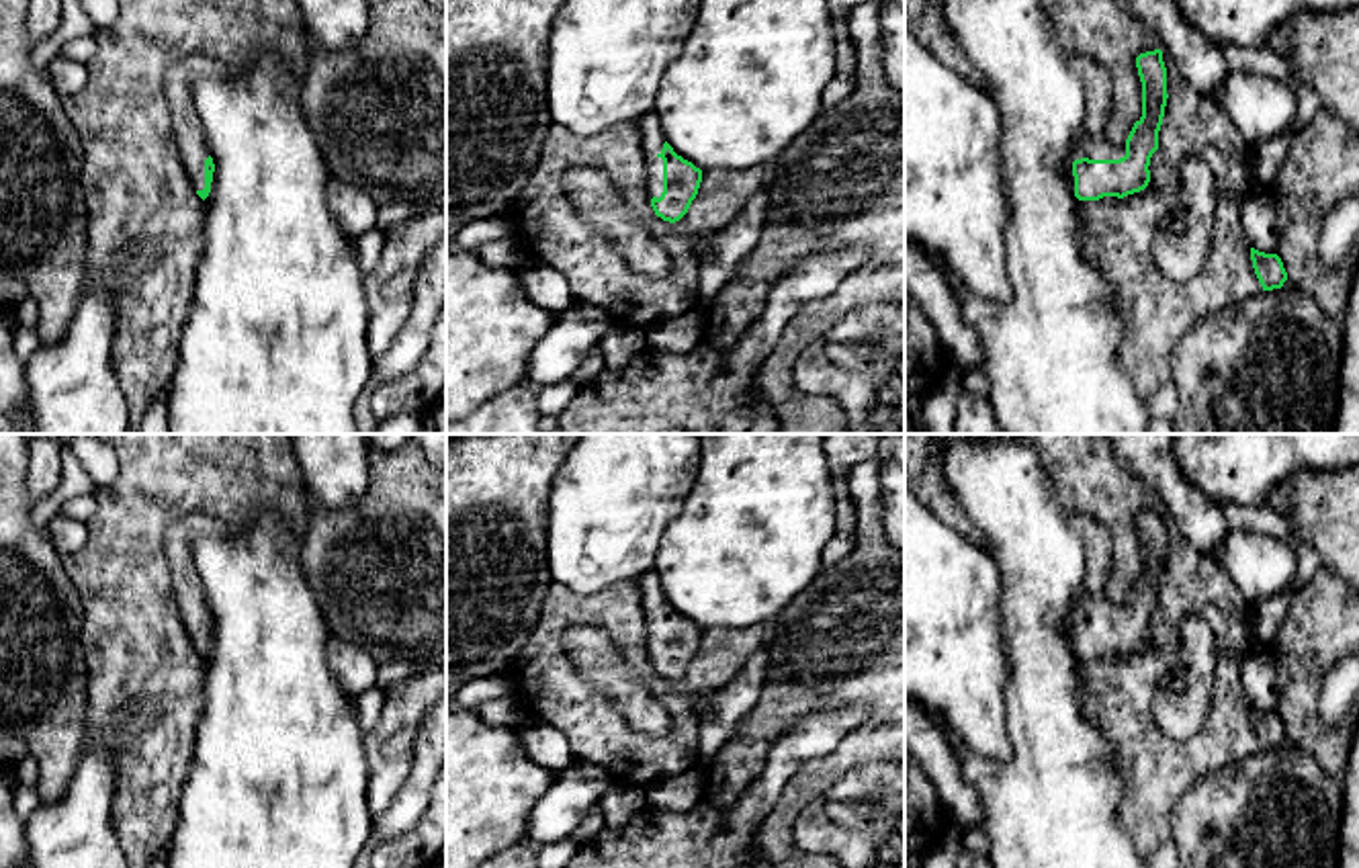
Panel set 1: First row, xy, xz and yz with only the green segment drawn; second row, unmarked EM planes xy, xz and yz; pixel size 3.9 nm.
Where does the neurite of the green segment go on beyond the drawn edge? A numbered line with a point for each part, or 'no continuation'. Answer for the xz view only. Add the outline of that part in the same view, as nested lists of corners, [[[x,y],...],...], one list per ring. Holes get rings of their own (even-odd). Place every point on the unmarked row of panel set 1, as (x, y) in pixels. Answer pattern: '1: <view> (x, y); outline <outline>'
1: xz (651, 598); outline [[[651,569],[637,579],[641,588],[641,606],[645,614],[645,647],[649,657],[661,655],[663,651],[663,618],[659,616],[665,596],[661,594],[661,579]]]

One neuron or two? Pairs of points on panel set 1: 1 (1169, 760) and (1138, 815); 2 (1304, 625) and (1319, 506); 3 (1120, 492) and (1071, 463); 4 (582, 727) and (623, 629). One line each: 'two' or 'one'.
1: one
2: two
3: one
4: one

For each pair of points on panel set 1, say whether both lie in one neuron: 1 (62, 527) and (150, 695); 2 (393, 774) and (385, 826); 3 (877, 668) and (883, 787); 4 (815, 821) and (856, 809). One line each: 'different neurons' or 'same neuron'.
1: different neurons
2: different neurons
3: different neurons
4: different neurons

